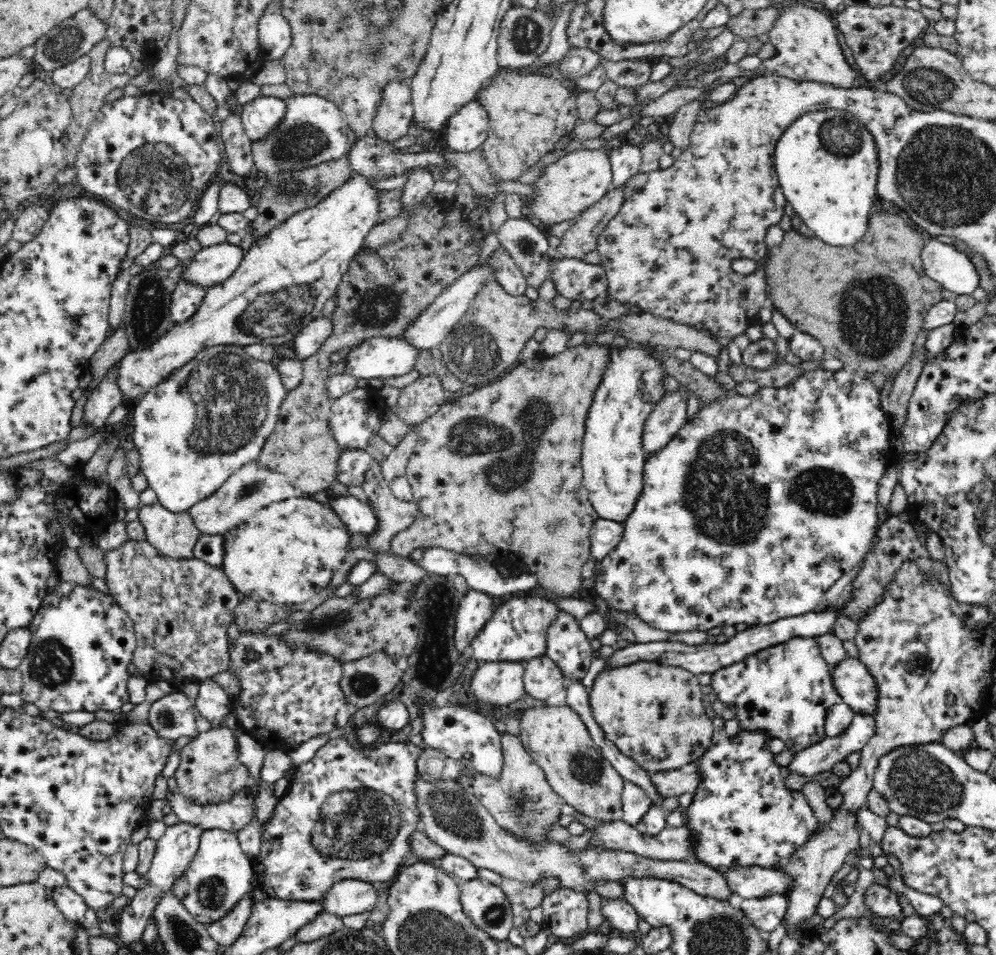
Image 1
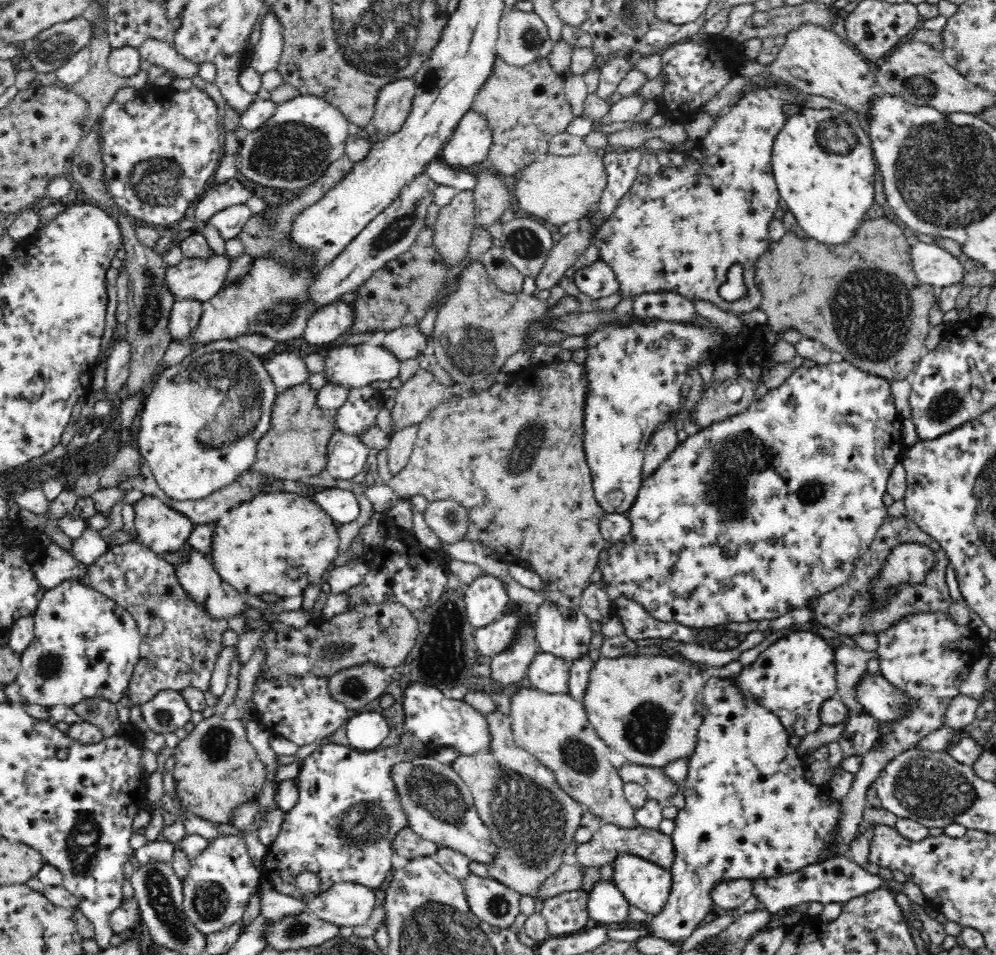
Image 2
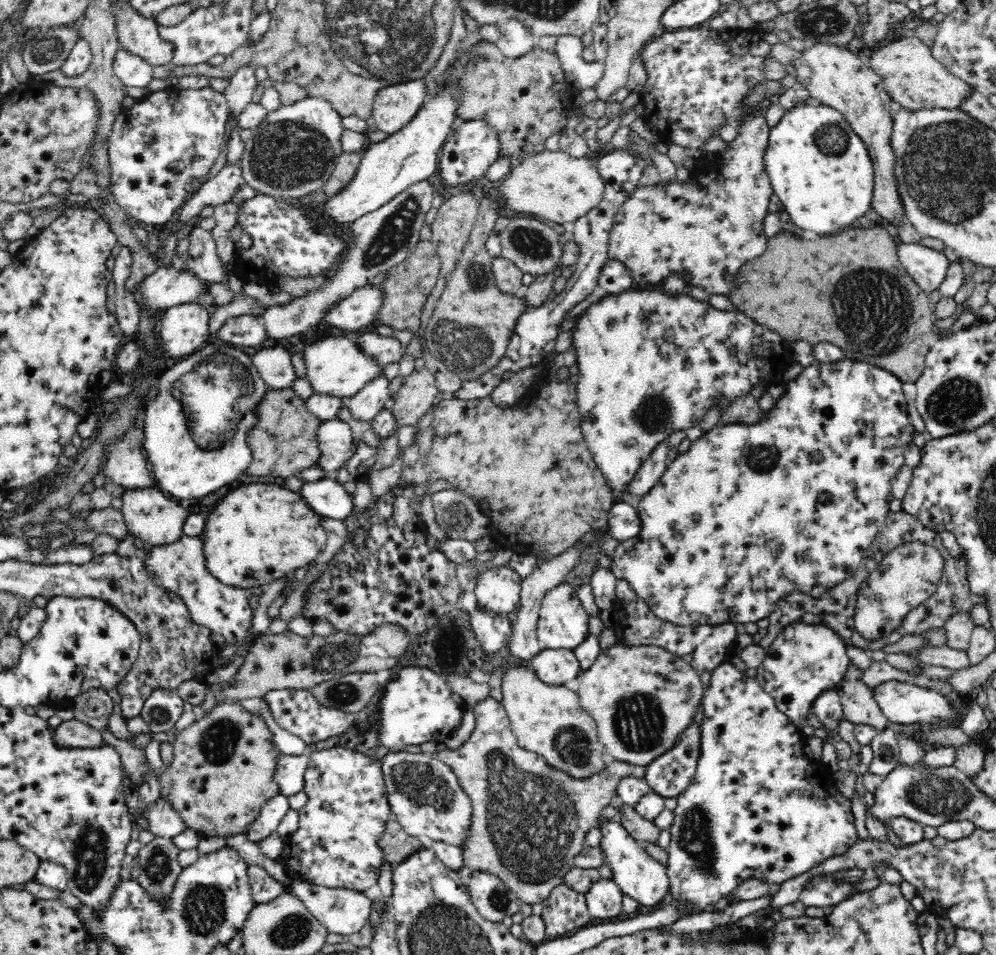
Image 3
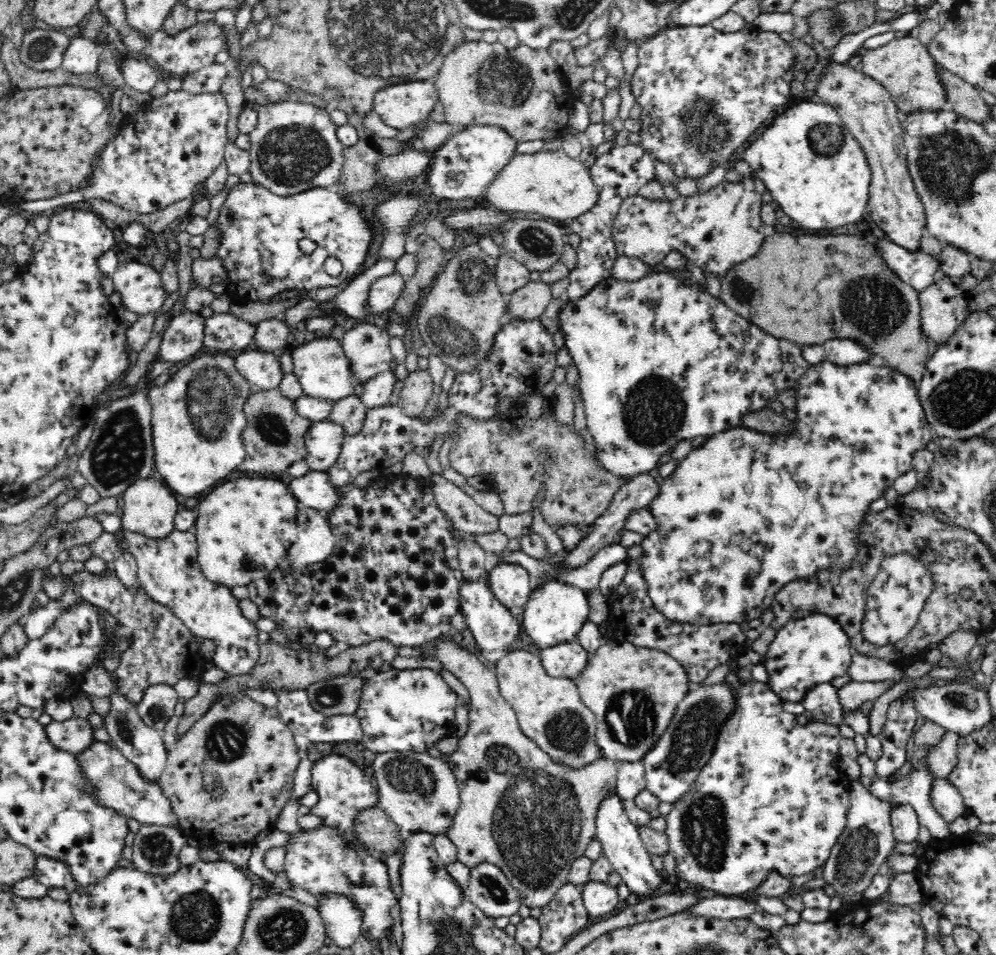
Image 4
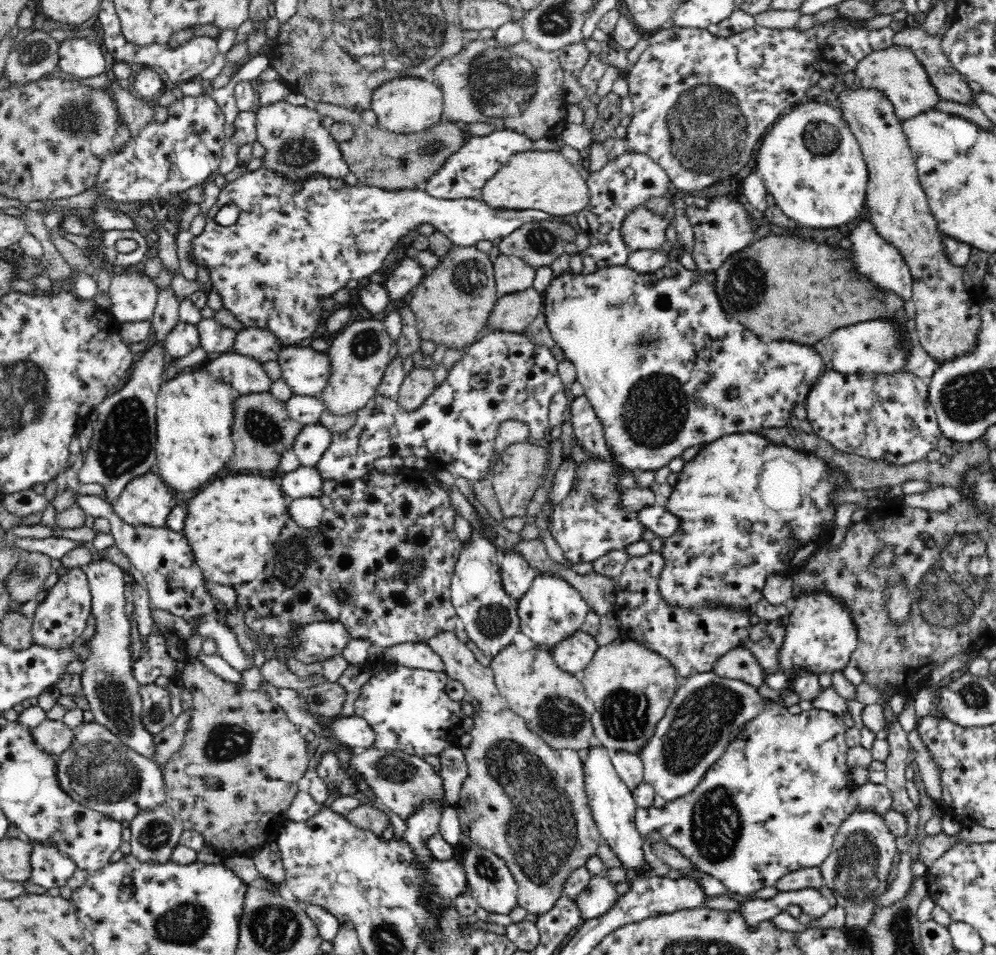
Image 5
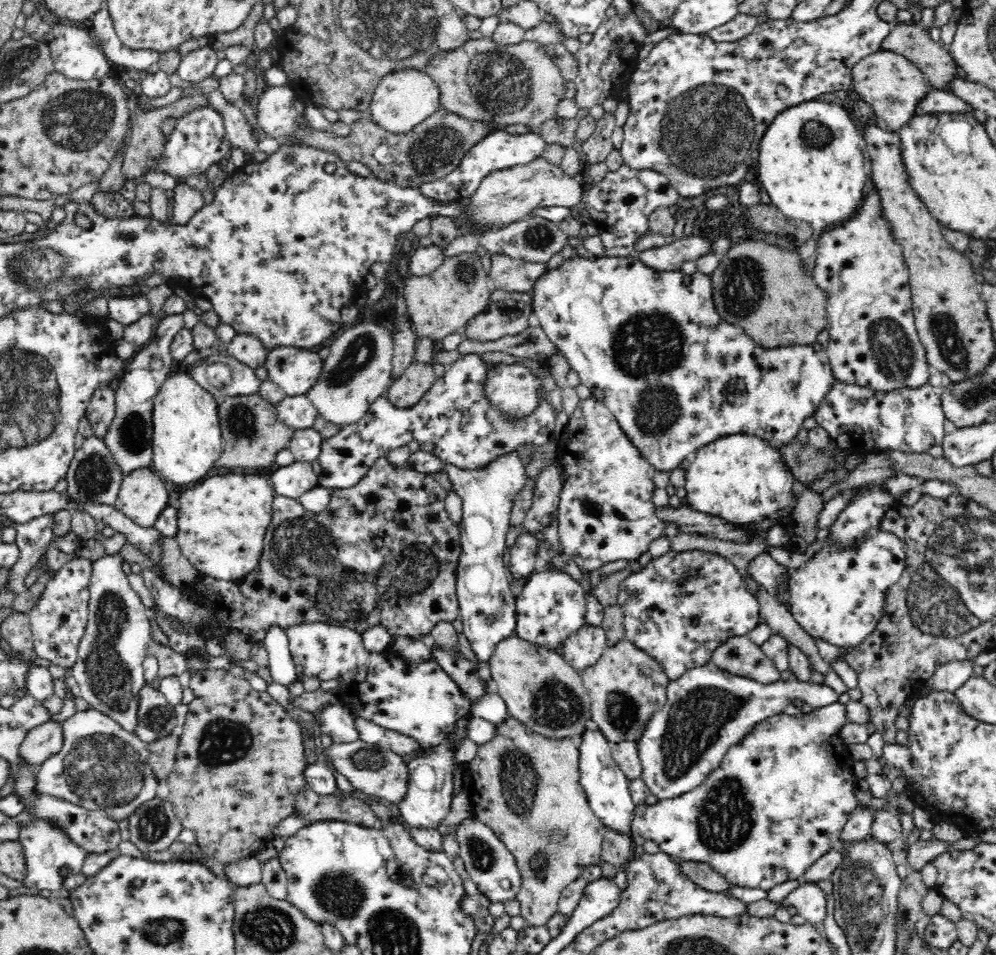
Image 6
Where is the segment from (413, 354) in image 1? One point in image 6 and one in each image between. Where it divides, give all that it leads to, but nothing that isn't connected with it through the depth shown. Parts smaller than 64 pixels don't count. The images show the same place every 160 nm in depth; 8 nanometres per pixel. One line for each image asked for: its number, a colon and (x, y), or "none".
2: (354, 366)
3: (338, 367)
4: (321, 366)
5: (307, 371)
6: (295, 370)

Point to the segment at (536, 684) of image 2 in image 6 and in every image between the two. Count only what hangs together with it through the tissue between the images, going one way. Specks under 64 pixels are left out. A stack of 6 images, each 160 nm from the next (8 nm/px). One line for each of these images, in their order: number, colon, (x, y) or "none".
3: (558, 667)
4: (565, 660)
5: (574, 654)
6: (582, 648)

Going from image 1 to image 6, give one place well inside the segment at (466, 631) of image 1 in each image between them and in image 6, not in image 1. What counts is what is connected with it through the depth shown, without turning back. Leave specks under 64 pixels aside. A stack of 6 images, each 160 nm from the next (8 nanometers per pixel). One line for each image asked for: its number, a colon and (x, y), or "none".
2: (485, 600)
3: (497, 591)
4: (510, 584)
5: (517, 575)
6: (523, 556)

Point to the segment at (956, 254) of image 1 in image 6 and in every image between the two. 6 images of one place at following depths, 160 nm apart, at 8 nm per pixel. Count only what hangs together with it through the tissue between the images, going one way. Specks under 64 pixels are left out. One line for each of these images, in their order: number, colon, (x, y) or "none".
2: (934, 265)
3: (928, 267)
4: (920, 270)
5: (874, 257)
6: (873, 342)

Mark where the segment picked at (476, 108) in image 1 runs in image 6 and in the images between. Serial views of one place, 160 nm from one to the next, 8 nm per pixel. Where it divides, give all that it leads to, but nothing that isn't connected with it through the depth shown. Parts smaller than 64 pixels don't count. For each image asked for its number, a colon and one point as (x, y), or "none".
2: (472, 138)
3: (466, 155)
4: (462, 167)
5: (462, 175)
6: (497, 151)

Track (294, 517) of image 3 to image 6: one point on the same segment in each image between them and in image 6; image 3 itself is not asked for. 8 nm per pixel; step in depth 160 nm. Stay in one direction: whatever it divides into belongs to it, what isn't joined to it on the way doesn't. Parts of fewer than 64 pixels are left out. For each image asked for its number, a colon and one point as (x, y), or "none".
4: (244, 529)
5: (232, 525)
6: (222, 523)

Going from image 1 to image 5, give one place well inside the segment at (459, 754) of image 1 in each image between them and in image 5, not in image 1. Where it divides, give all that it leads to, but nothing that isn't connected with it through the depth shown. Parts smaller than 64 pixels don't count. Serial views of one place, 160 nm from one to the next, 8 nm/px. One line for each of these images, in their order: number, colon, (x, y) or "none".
2: (435, 719)
3: (417, 706)
4: (406, 710)
5: (408, 709)

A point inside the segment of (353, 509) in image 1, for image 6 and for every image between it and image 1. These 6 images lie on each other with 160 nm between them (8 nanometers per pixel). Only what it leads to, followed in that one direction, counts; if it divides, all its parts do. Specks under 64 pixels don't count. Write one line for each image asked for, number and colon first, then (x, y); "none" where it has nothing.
2: (342, 505)
3: (327, 497)
4: (315, 491)
5: (306, 482)
6: (292, 481)

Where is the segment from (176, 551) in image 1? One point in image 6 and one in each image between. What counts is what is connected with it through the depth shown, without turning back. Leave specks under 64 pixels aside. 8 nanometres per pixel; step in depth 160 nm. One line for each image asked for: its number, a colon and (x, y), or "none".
2: (158, 526)
3: (150, 514)
4: (150, 507)
5: (147, 501)
6: (142, 497)

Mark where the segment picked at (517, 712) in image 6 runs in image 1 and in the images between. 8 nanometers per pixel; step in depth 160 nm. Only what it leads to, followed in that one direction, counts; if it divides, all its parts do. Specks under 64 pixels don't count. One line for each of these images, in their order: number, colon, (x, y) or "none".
1: (556, 738)
2: (554, 728)
3: (547, 720)
4: (550, 712)
5: (554, 704)

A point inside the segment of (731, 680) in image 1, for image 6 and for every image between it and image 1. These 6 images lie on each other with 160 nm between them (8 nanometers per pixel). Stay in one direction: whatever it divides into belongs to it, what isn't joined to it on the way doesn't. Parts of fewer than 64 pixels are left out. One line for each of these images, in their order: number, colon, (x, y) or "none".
2: (791, 678)
3: (804, 660)
4: (806, 652)
5: (820, 637)
6: (837, 596)

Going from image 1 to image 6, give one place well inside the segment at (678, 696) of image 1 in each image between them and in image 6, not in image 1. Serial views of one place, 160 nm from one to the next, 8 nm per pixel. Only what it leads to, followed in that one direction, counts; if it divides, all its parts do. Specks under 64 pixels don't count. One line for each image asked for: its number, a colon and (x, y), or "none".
2: (649, 708)
3: (643, 698)
4: (633, 691)
5: (631, 687)
6: (626, 686)

